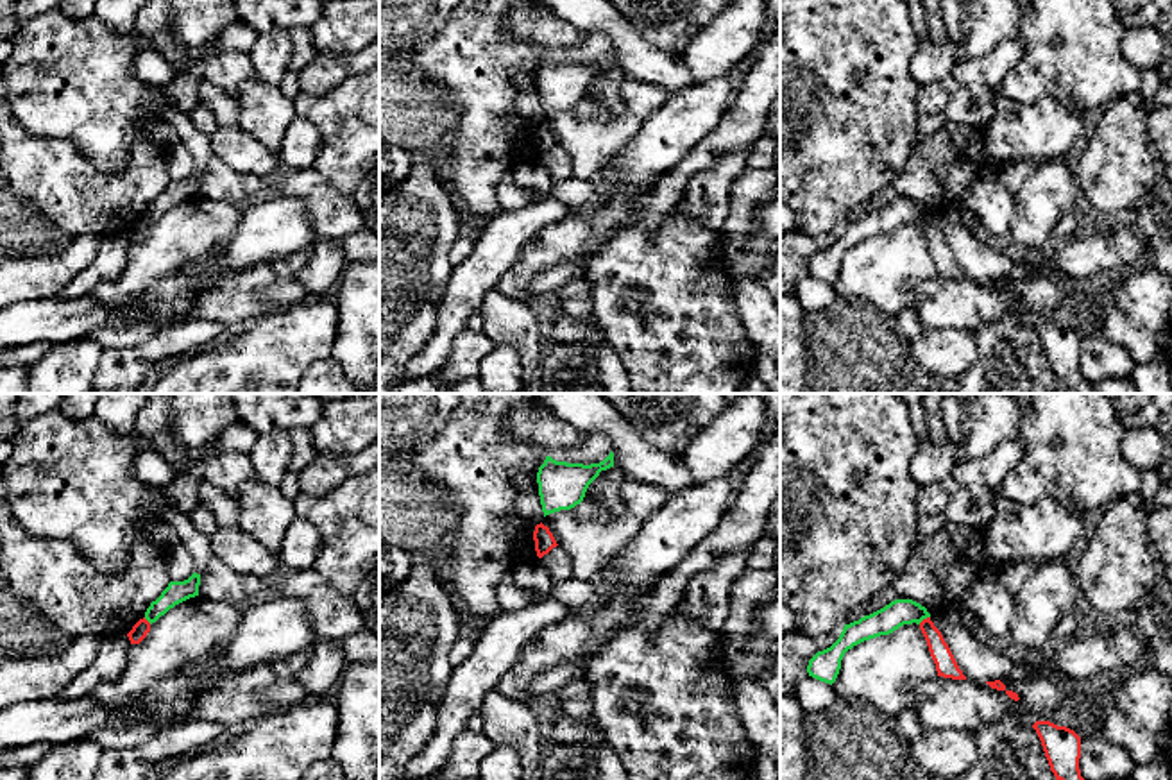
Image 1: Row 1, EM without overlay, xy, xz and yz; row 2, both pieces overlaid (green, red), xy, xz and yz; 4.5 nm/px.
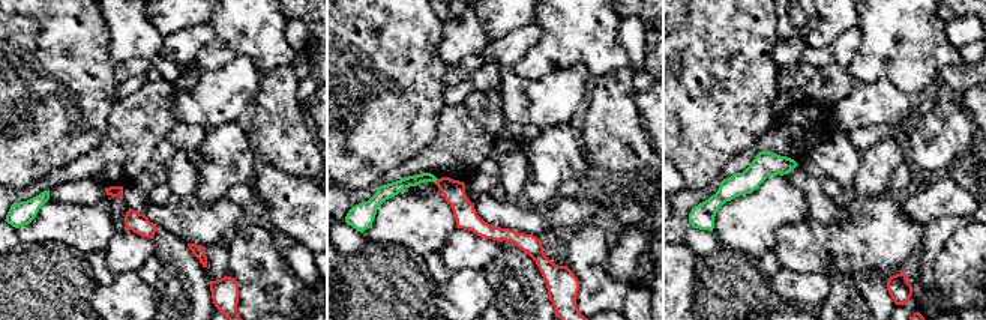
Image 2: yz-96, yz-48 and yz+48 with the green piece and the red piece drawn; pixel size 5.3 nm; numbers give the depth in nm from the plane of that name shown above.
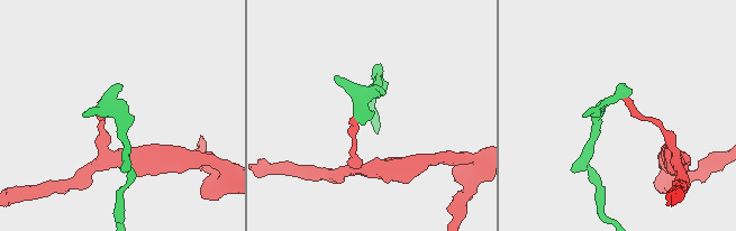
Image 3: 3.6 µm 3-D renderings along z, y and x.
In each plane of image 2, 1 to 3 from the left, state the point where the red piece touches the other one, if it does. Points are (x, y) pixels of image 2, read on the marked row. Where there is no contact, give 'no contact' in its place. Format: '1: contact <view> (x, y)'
1: no contact
2: contact yz-48 (435, 181)
3: no contact

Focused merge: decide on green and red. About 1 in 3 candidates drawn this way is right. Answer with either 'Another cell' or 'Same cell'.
Another cell

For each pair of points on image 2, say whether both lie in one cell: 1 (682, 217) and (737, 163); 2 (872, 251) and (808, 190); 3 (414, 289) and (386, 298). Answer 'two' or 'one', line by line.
1: one
2: two
3: one

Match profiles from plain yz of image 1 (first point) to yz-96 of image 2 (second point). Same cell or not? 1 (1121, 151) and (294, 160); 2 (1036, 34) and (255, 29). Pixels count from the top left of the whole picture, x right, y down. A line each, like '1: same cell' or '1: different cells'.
1: same cell
2: same cell

